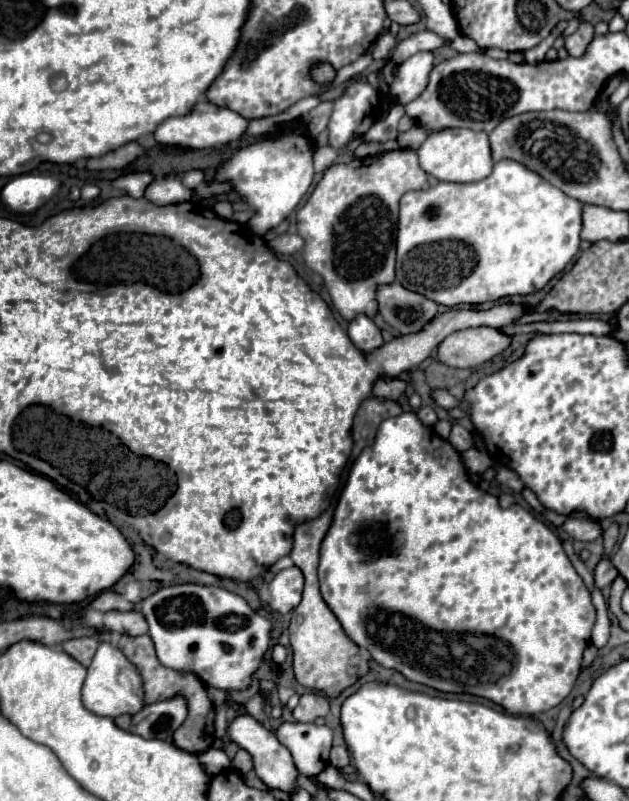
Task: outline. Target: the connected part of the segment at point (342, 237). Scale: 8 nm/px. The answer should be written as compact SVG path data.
M412 149L386 151L384 155L352 159L350 163L336 163L324 171L324 177L314 187L308 201L296 213L298 233L304 239L302 257L306 265L324 277L324 285L332 297L338 313L352 321L356 315L376 315L376 289L394 281L396 263L396 227L398 227L398 201L404 193L428 189L428 175L418 165L418 155Z

